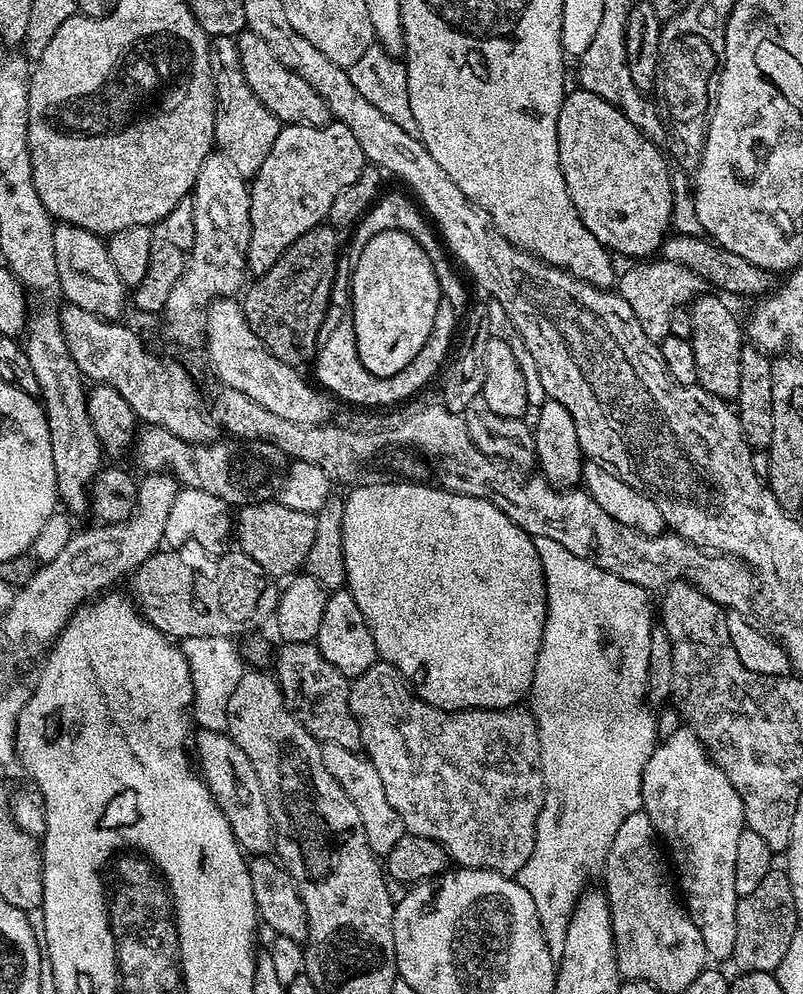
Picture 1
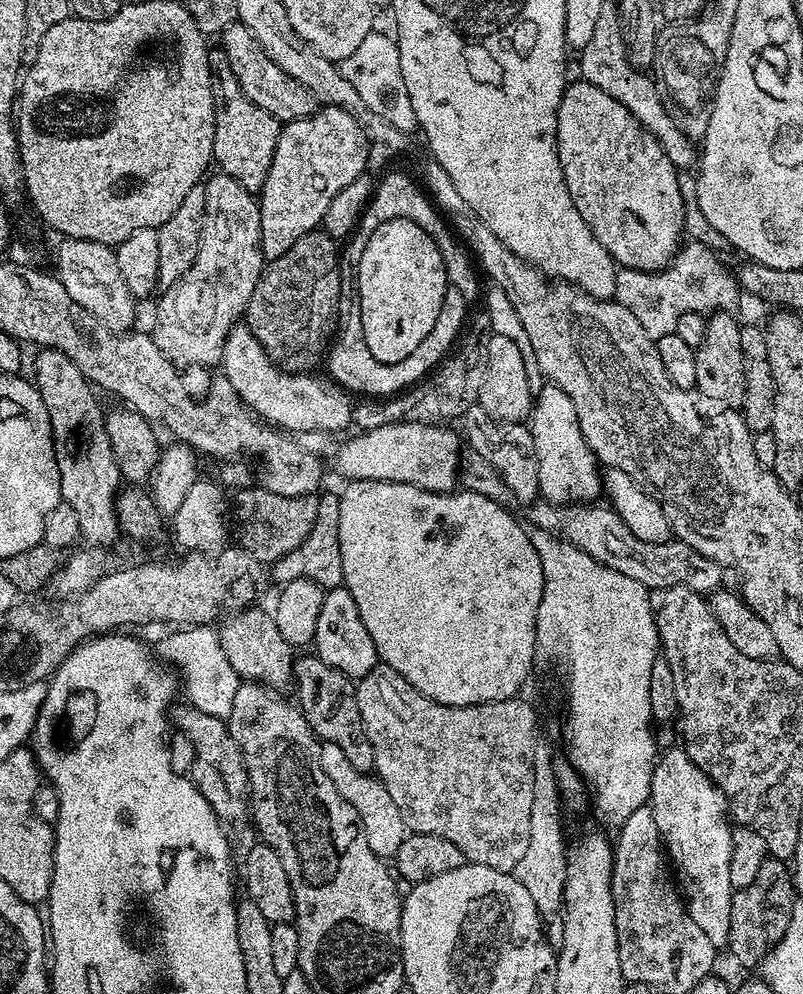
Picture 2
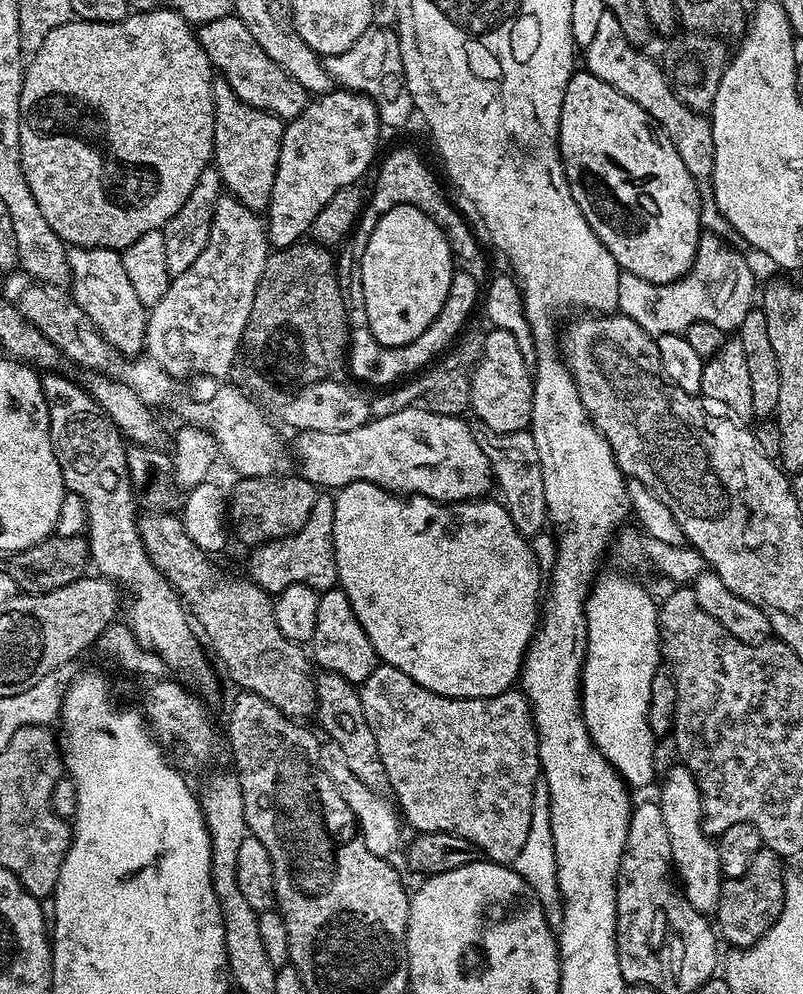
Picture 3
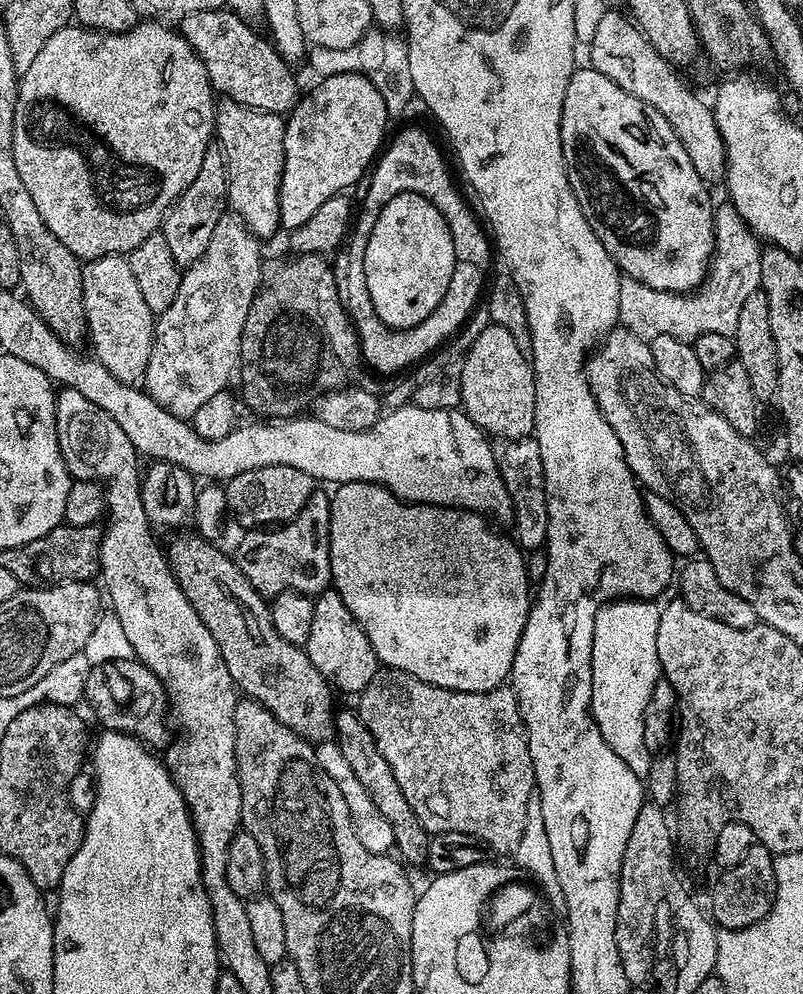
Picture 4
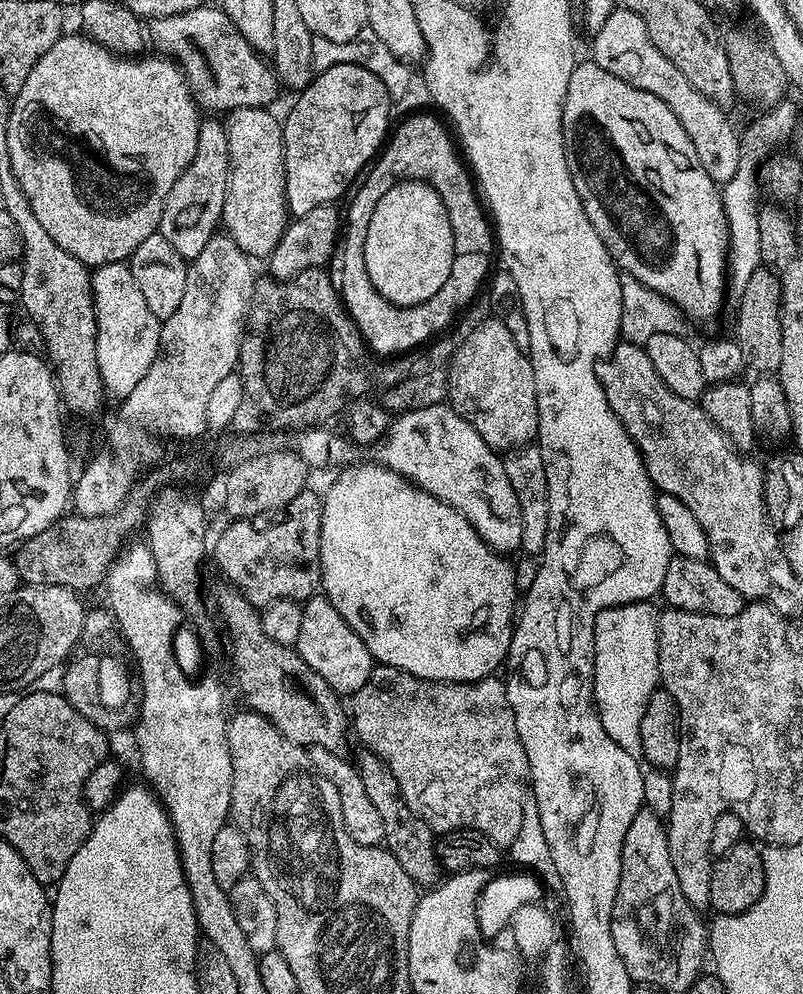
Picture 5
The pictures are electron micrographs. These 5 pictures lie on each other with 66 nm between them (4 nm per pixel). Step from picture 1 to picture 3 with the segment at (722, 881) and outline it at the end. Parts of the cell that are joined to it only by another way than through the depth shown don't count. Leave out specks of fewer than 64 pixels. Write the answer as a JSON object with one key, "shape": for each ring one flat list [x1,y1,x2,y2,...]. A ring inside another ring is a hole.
{"shape":[[673,766,663,777,658,803,662,818,666,822,666,834,670,834,670,850,675,875,682,885,685,898,694,906,694,910,705,914,715,913,720,905,720,850,717,841,704,830,700,811,700,791,696,779,687,768],[680,875,680,876,679,876],[684,883,684,884,683,884]]}

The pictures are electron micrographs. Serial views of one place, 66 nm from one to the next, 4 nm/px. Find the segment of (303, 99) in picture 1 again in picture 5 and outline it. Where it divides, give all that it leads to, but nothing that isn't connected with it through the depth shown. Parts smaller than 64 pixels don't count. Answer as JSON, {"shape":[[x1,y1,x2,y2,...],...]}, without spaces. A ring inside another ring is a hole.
{"shape":[[205,6,186,10,182,13,174,13,169,16,157,15,150,24,150,40,157,44,161,53,175,59,176,63,184,70,188,77,188,84,199,103,205,109,218,108,227,113,237,108,262,108,272,106,276,95,282,92,282,85,274,71,273,65,268,64,263,55,254,50,254,46,242,38,238,26,230,22,230,18,219,6]]}

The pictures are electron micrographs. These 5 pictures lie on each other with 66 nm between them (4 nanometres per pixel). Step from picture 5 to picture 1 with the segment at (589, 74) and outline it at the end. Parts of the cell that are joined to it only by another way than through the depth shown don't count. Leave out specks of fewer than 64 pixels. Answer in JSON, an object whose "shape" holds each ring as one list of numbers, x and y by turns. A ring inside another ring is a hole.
{"shape":[[573,88,558,114,558,158,570,202,574,202,586,230,609,252,617,257,655,257,673,227,669,161,622,110,590,90]]}

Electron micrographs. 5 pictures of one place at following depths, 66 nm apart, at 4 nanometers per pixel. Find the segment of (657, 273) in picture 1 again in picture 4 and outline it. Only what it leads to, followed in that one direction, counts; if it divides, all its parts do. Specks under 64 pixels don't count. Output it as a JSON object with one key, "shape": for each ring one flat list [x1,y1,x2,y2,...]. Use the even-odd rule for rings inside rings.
{"shape":[[724,200,715,207,713,213,713,252,709,261,708,274,693,293,668,292,646,286,629,276,621,277,619,282,619,325,651,342,656,337,670,336,678,341,693,343,702,334,721,334,734,338,738,330,739,311,750,294,761,287,761,266,763,264,762,246,759,237,738,214,731,201]]}

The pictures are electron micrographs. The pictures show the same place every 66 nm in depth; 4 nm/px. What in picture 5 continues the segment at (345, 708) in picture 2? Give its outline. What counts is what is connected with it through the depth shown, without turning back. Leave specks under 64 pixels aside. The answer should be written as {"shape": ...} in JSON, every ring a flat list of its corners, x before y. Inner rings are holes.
{"shape":[[364,750,361,753,360,757,355,757,354,763,356,771,362,778,362,786,366,786,366,794,374,802,378,814,382,817,383,843,388,851,394,854,394,858,398,858,402,870,406,870,406,874,410,874,410,878,417,886,439,884,442,873,440,873,440,860,436,857,435,838,437,839,437,837,434,835,433,828,408,809,407,802,400,797,400,787,394,774,390,774,390,766,386,766,386,762,382,762,382,758,378,758,373,752]]}

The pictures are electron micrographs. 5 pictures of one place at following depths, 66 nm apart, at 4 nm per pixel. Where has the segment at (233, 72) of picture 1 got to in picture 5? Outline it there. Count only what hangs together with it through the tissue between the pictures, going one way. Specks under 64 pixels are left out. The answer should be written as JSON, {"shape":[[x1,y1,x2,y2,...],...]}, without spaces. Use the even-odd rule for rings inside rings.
{"shape":[[237,108,227,125,228,145,232,151,232,175,222,217,227,235,249,258,267,258,278,246,290,223,287,178,284,176,284,126,272,110]]}

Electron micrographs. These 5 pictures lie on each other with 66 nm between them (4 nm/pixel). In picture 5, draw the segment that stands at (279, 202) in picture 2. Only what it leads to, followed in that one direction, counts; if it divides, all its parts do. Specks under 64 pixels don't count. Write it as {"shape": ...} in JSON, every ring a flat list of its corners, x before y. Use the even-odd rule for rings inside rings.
{"shape":[[329,63,324,67,313,75,304,91,295,97,296,105,289,110,288,120,286,116,283,121,284,176,287,178,288,208,293,217,306,214,306,210,314,210,314,206,339,201,339,196,348,187,351,189,361,173,373,163,390,132,388,115,392,112,394,100,378,74,362,64]]}

